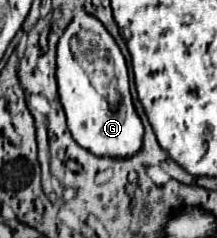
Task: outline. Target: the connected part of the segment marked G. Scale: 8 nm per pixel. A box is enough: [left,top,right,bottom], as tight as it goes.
[56,17,142,157]

